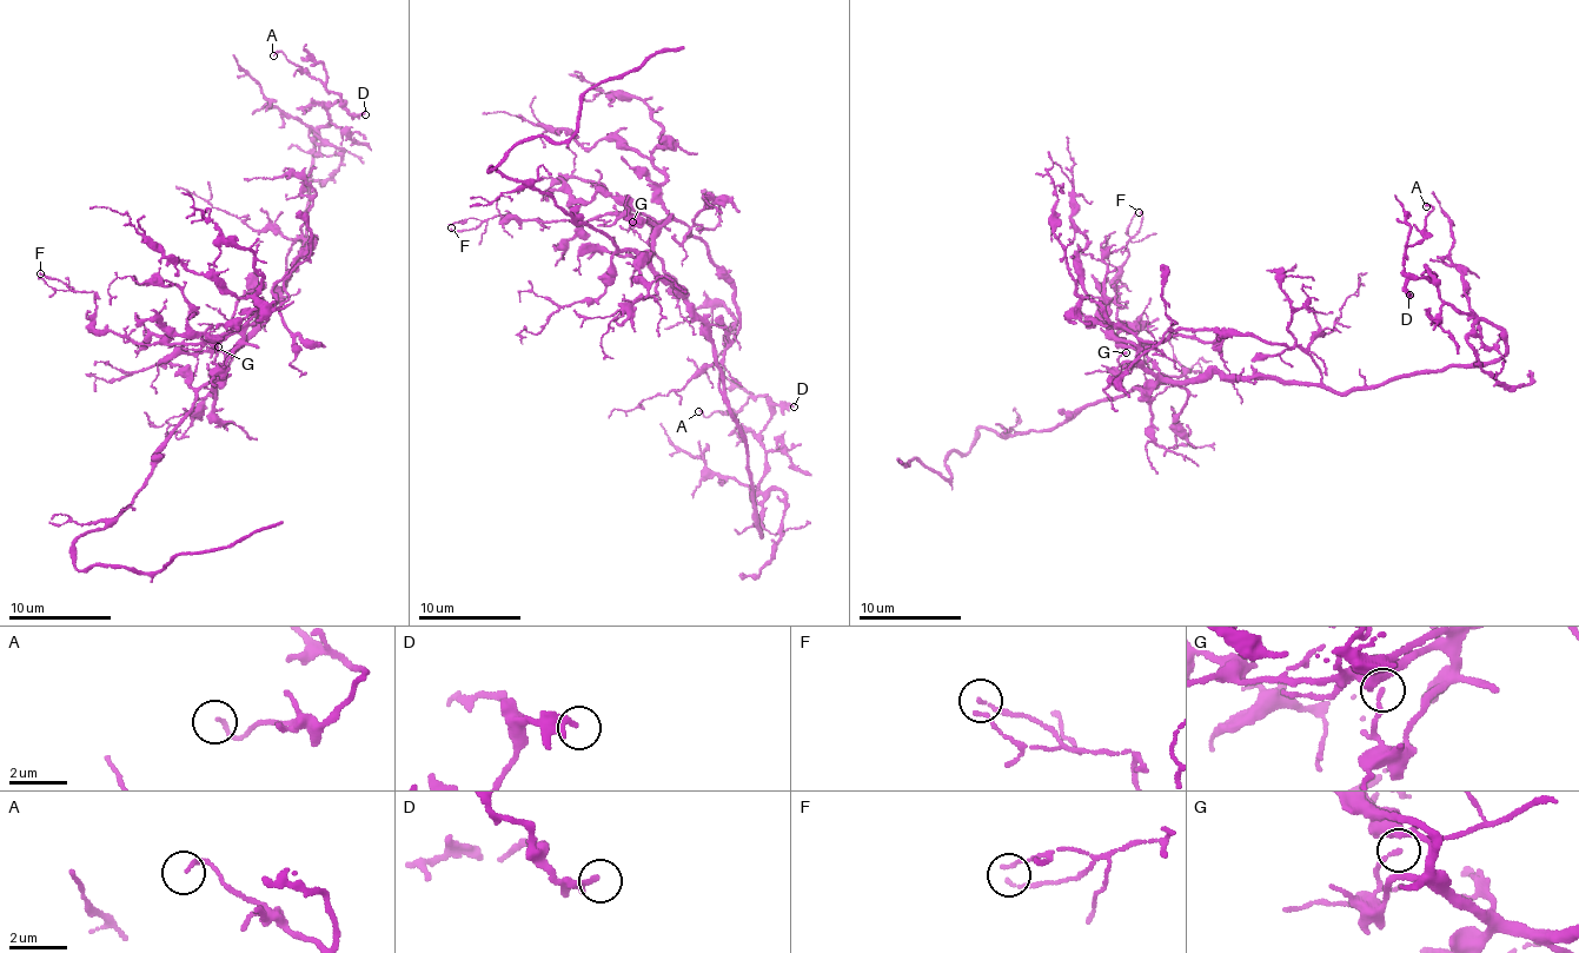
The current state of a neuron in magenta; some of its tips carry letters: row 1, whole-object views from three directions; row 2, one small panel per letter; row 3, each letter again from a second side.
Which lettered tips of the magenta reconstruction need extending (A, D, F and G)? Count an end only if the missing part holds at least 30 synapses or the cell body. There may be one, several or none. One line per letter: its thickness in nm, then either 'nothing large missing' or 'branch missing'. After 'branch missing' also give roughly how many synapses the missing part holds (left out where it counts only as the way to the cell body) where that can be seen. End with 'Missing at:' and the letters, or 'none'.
A: calibre 120 nm; nothing large missing
D: calibre 240 nm; nothing large missing
F: calibre 100 nm; nothing large missing
G: calibre 140 nm; nothing large missing
Missing at: none

